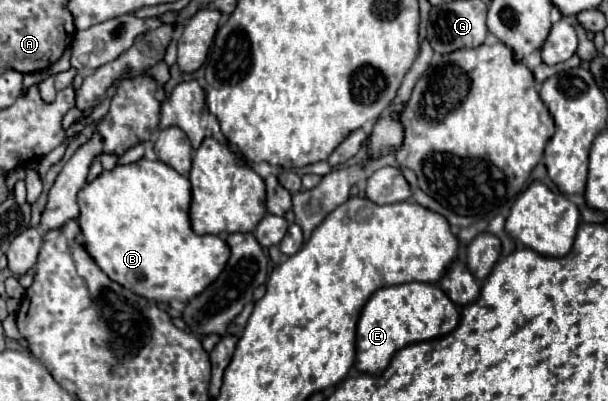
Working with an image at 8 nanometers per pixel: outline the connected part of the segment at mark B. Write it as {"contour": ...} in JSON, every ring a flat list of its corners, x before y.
{"contour":[[143,157,135,163,117,165,111,171,103,171,79,191,79,227,85,237,85,249,89,251,91,259,125,289,159,303,169,303,171,299,187,303,217,279,229,259,229,247,221,237,193,233,189,223,189,203,189,179,159,159,149,161]]}

